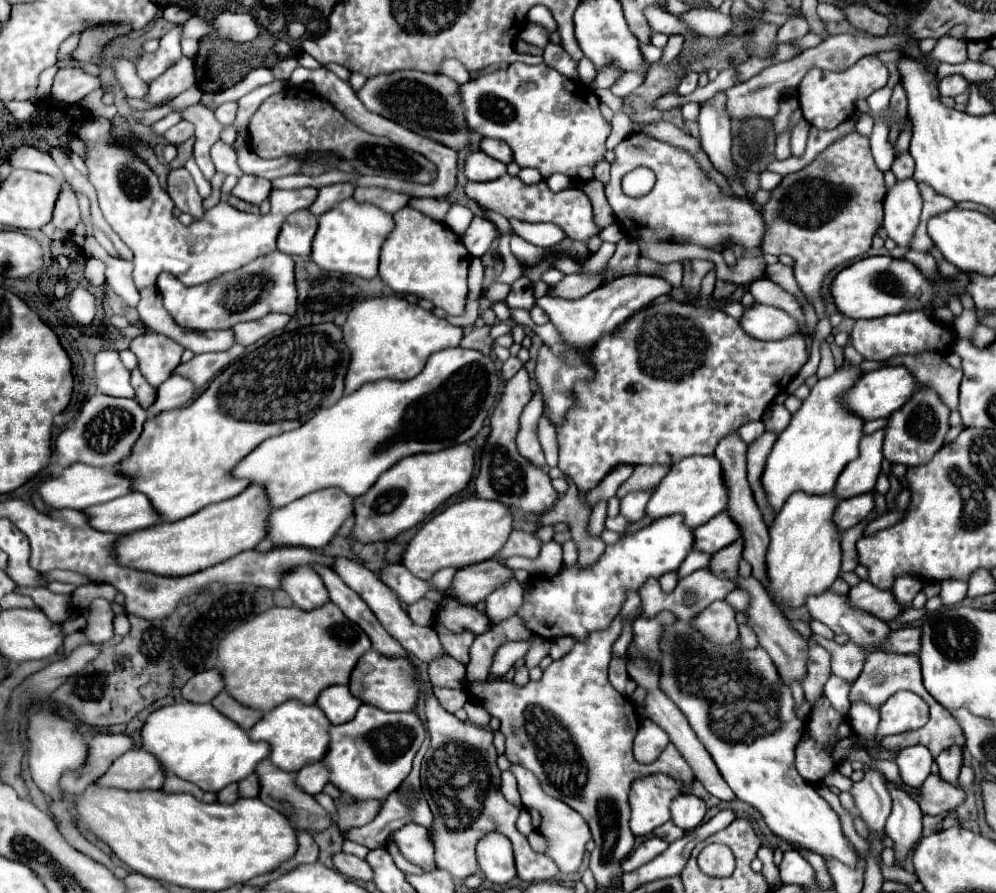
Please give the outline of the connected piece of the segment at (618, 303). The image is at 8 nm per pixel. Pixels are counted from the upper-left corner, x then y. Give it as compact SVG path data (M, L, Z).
M639 275L639 277L621 277L619 281L611 281L607 285L597 287L589 295L567 301L559 297L539 297L535 301L537 307L541 307L551 323L557 327L563 345L567 347L565 357L555 357L553 351L547 345L541 345L539 349L539 359L537 359L537 369L535 369L535 379L541 389L541 397L545 403L545 415L553 425L563 425L567 411L575 405L575 395L573 395L573 385L579 379L591 381L595 377L595 369L589 363L587 355L595 347L595 343L603 337L609 335L619 323L623 323L629 315L633 315L637 309L647 305L659 295L671 293L671 285L661 279L661 277L651 277L651 275Z

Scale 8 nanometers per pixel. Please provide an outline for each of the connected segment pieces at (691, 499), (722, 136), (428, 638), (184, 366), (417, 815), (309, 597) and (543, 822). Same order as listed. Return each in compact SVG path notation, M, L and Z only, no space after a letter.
M691 455L677 465L671 467L671 471L665 475L665 479L659 483L655 493L651 495L647 503L647 515L659 519L665 515L683 513L685 521L691 529L707 523L711 517L721 513L727 507L729 491L723 481L723 469L719 465L719 459L715 455Z
M715 93L701 105L697 119L701 147L705 149L717 171L739 179L735 163L731 159L731 117L727 115L725 101L727 97L723 93Z
M337 557L337 559L333 561L331 569L343 579L343 583L345 583L347 587L351 587L359 597L363 597L363 601L371 607L371 611L373 611L375 617L381 621L381 625L403 645L403 649L405 649L411 657L417 657L419 661L429 663L431 659L435 659L435 657L439 657L439 655L445 653L443 647L441 647L441 643L439 643L439 637L437 637L435 629L433 629L433 627L415 625L415 623L409 619L407 611L401 607L397 595L395 595L387 585L383 585L383 583L375 577L375 573L371 573L371 571L365 569L363 565L355 563L355 561L351 561L351 559L345 559L345 557Z
M233 345L231 349L223 351L223 353L203 353L203 355L195 355L189 363L181 363L173 375L179 375L179 377L185 377L189 379L197 393L203 391L217 373L221 373L227 365L231 365L233 361L237 361L241 355L243 355L245 347L241 345Z
M425 739L425 743L421 745L419 753L415 755L415 759L413 759L413 769L411 769L409 777L399 785L399 789L395 789L395 791L387 797L387 801L383 803L379 815L377 815L371 823L367 823L367 825L363 825L363 827L353 827L353 829L345 831L345 833L343 833L343 839L361 843L361 845L365 845L367 849L377 849L377 847L383 847L383 845L385 845L385 841L387 841L387 837L391 835L391 831L397 831L397 829L401 829L401 827L407 825L407 823L417 823L417 825L423 825L423 827L431 827L431 811L429 811L429 805L427 805L425 797L423 797L421 781L419 781L421 759L423 759L427 747L429 747L429 739Z
M297 565L295 569L289 569L281 579L281 589L287 591L295 605L305 611L329 601L323 581L319 581L319 575L311 567Z
M511 765L511 773L517 777L517 783L519 783L519 793L521 793L521 801L523 801L523 807L529 811L529 815L533 817L533 827L535 831L543 833L547 839L549 839L549 851L547 855L551 855L551 859L557 863L559 871L561 873L575 873L581 865L581 859L583 859L585 853L585 843L592 840L591 831L589 831L589 825L585 823L585 819L575 811L571 809L567 803L563 803L561 799L555 799L555 797L549 797L539 779L519 767L519 765Z

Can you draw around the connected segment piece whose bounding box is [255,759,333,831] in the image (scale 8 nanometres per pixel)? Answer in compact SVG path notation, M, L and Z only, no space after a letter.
M267 759L267 761L261 761L255 773L257 773L259 781L261 781L261 795L259 795L259 799L261 799L263 803L267 803L269 807L277 809L279 813L283 813L283 815L291 821L291 825L293 825L295 829L299 829L299 831L325 831L325 829L331 827L333 815L329 815L329 813L317 803L317 799L315 799L313 795L305 793L305 791L295 783L295 773L287 773L287 771L275 767L275 765L273 765L273 769L271 769L271 761L269 761L269 759Z

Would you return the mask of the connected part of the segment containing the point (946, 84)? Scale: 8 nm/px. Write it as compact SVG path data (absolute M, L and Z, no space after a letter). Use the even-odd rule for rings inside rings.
M947 75L939 81L939 91L943 97L957 97L959 93L965 93L969 83L961 75Z

